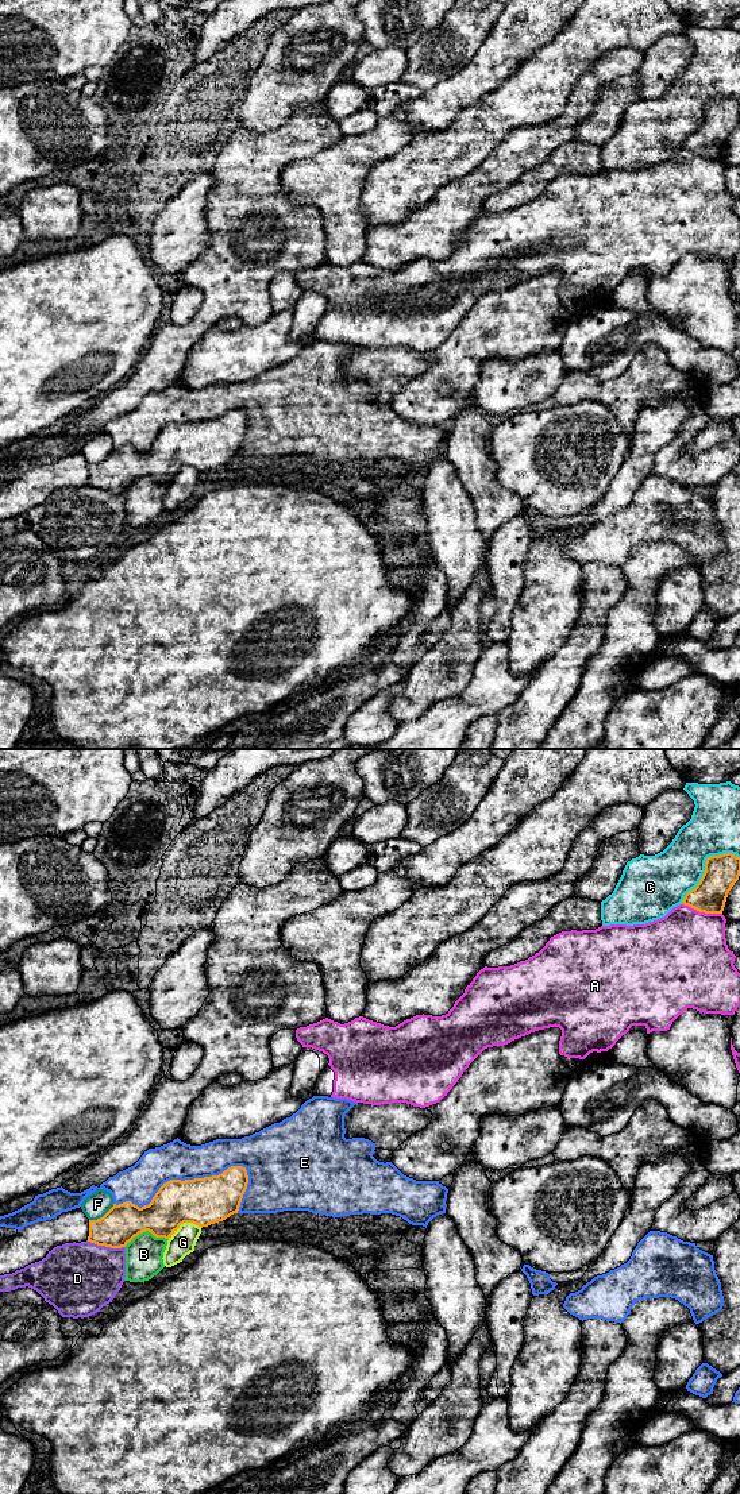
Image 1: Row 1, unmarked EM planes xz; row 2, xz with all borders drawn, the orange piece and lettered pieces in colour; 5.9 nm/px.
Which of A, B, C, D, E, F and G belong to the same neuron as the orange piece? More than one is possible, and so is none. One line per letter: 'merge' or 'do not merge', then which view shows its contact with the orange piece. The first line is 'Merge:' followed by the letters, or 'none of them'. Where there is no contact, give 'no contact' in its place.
Merge: none of them
A: do not merge | xz
B: do not merge | xz
C: do not merge | xz
D: do not merge | xz
E: do not merge | xz
F: do not merge | xz
G: do not merge | xz

